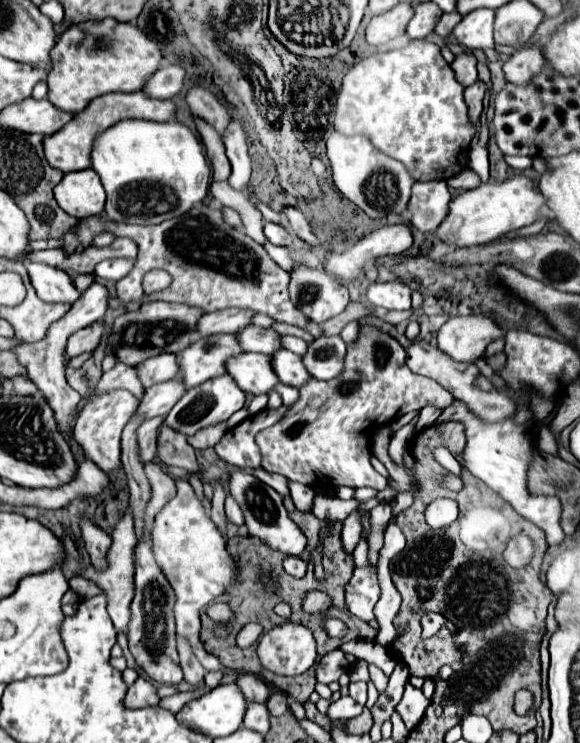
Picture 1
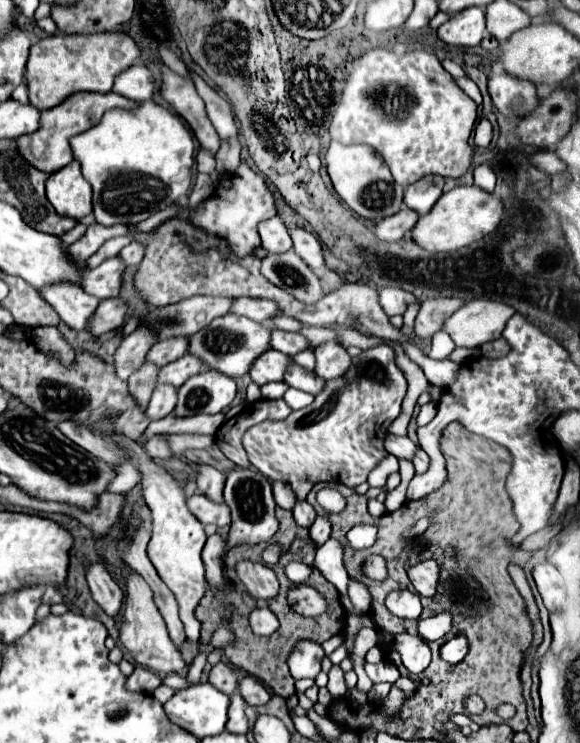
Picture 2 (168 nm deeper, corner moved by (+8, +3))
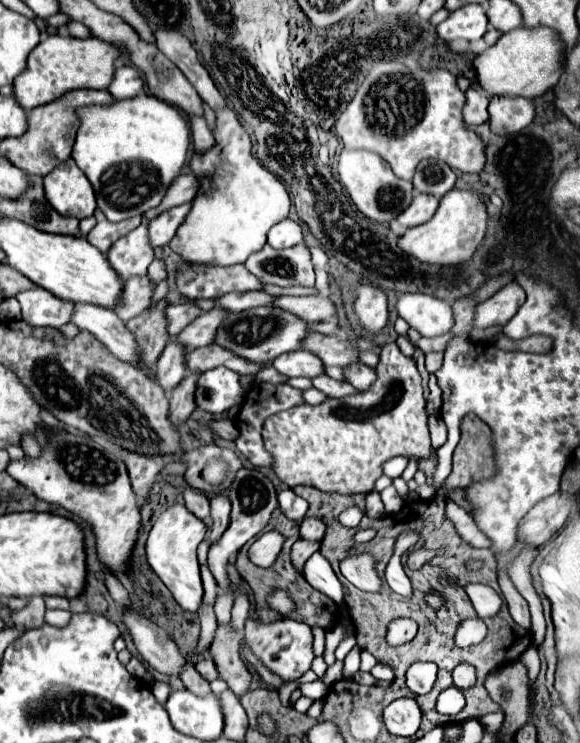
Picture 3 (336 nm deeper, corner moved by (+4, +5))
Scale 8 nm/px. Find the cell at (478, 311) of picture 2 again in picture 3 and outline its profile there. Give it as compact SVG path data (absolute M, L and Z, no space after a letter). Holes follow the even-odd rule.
M517 282L505 284L497 294L493 294L489 300L481 302L475 308L473 328L505 326L507 320L515 316L515 312L523 302L525 302L525 290Z

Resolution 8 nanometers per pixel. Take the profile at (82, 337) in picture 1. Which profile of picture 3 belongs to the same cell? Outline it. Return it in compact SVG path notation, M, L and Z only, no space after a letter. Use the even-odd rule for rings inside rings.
M147 276L127 280L127 284L123 286L123 292L119 296L119 304L115 306L115 314L123 322L129 322L131 318L139 316L149 306L151 294L153 294L153 284L149 282Z

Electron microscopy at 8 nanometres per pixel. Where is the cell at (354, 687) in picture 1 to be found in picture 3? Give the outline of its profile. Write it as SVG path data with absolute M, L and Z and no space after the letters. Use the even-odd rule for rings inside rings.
M355 646L355 648L347 654L345 666L343 666L343 678L353 678L353 676L359 672L359 666L361 666L359 654L361 654L361 648L359 648L359 646Z

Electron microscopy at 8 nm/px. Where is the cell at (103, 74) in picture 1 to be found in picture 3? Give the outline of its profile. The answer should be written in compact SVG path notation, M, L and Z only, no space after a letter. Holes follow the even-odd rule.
M53 34L47 40L39 42L37 48L33 48L31 56L27 58L27 68L15 78L13 96L23 104L23 108L33 110L77 88L107 90L107 86L113 82L113 72L115 72L113 62L121 56L121 52L123 50L119 46L103 42L95 36L79 40L73 36Z

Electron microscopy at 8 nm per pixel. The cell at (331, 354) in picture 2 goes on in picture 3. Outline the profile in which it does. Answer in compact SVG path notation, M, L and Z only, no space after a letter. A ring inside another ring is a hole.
M353 362L349 366L343 366L343 376L345 382L355 386L357 390L367 390L369 384L373 384L375 380L375 370L365 366L363 362Z

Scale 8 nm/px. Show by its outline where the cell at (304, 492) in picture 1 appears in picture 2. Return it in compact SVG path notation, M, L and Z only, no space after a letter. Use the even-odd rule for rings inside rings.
M297 502L295 504L295 508L293 508L293 518L295 518L295 522L299 524L299 526L303 526L303 528L311 528L311 524L315 522L315 510L313 510L313 506L309 504L309 502Z

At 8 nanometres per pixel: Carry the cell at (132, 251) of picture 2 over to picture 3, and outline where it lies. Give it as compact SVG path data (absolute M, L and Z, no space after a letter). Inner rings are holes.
M171 208L167 212L163 212L161 216L157 216L151 224L149 224L149 244L153 248L165 246L171 242L171 238L175 236L179 224L183 224L185 216L189 214L191 208Z

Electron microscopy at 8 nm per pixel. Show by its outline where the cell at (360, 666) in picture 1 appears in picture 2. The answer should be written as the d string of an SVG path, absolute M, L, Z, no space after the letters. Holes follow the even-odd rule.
M365 614L365 616L349 616L347 618L347 650L351 652L351 648L353 648L353 638L355 638L355 634L357 634L357 630L361 628L361 626L369 626L369 628L373 628L375 624L371 624L369 622L371 618L369 618L369 614Z

